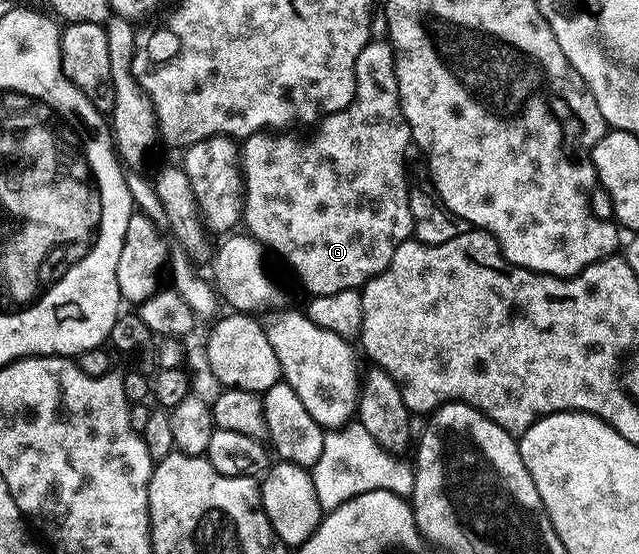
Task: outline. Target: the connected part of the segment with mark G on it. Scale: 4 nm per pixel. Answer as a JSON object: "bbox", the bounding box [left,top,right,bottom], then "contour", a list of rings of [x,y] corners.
{"bbox":[241,41,414,296],"contour":[[[371,41],[356,60],[356,93],[354,99],[343,111],[332,111],[325,116],[326,120],[318,127],[318,132],[307,143],[294,143],[283,151],[273,151],[270,148],[269,134],[259,133],[248,135],[241,140],[241,164],[244,180],[244,206],[242,218],[244,227],[253,235],[259,243],[270,247],[294,270],[294,275],[310,290],[311,296],[327,295],[328,293],[340,293],[344,289],[360,289],[372,277],[376,277],[392,261],[392,253],[414,234],[414,222],[412,221],[412,209],[410,208],[411,184],[406,183],[406,150],[411,150],[410,126],[402,112],[400,97],[398,96],[398,82],[396,81],[396,69],[394,68],[394,48],[389,42]]]}

